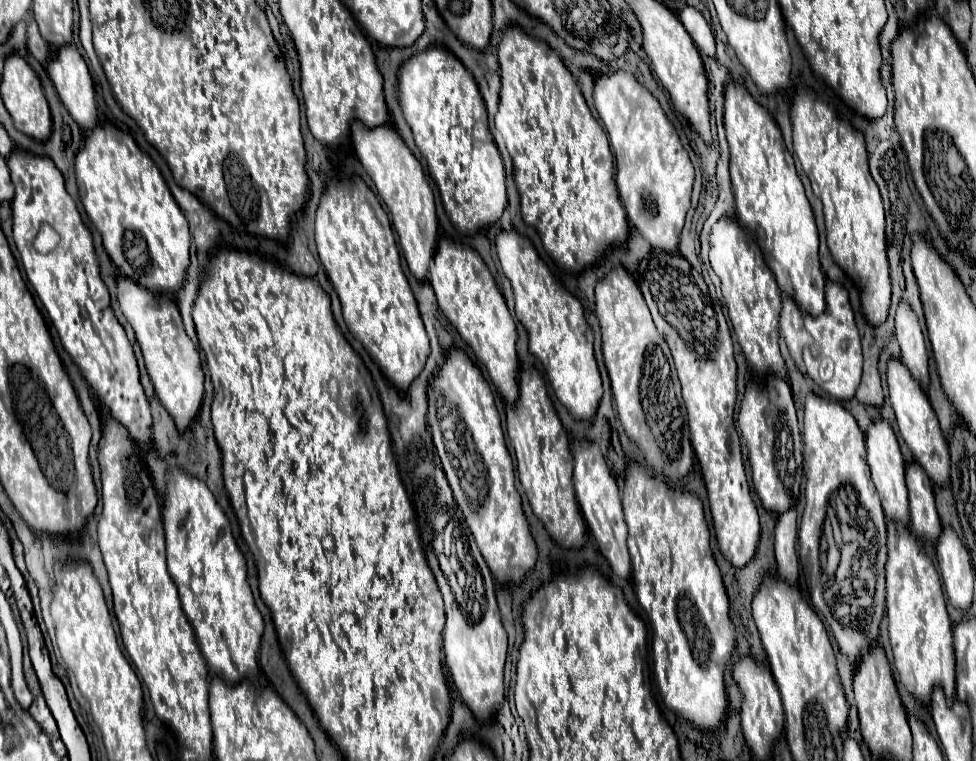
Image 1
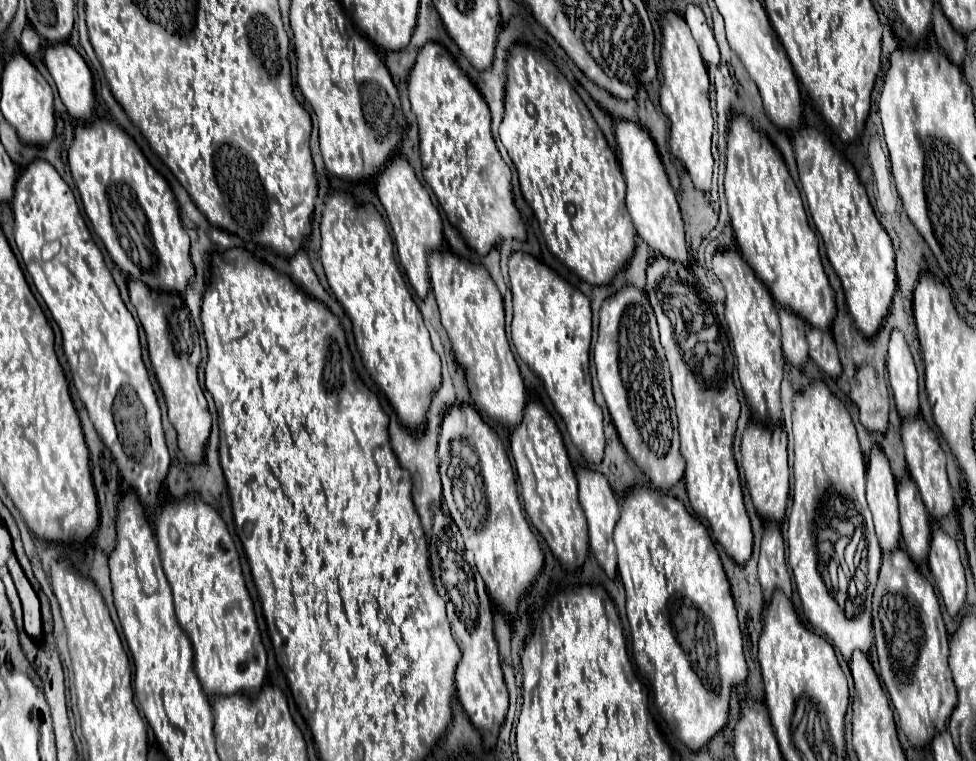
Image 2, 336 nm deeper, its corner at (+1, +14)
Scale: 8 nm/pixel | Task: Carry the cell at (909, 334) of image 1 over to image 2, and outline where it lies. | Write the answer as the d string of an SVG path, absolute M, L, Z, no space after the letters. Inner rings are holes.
M894 329L888 347L888 371L900 417L918 413L918 369L902 331Z

